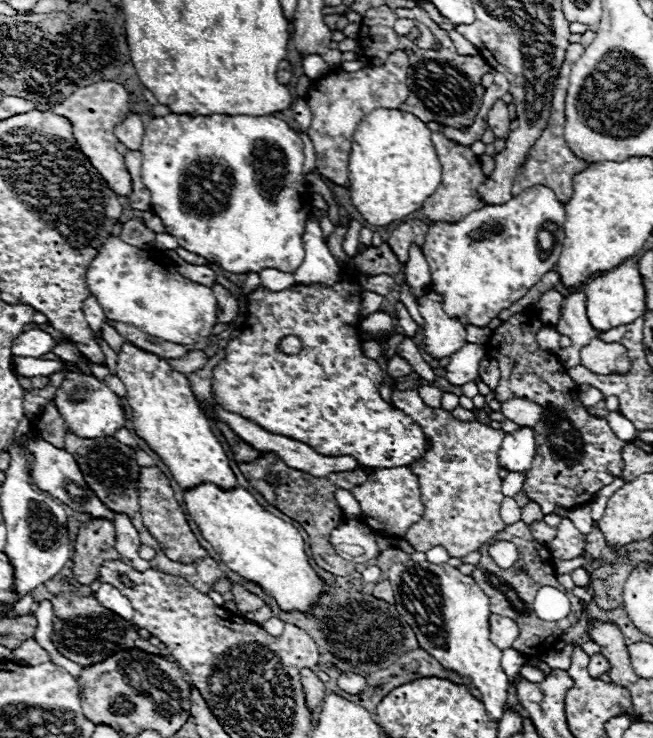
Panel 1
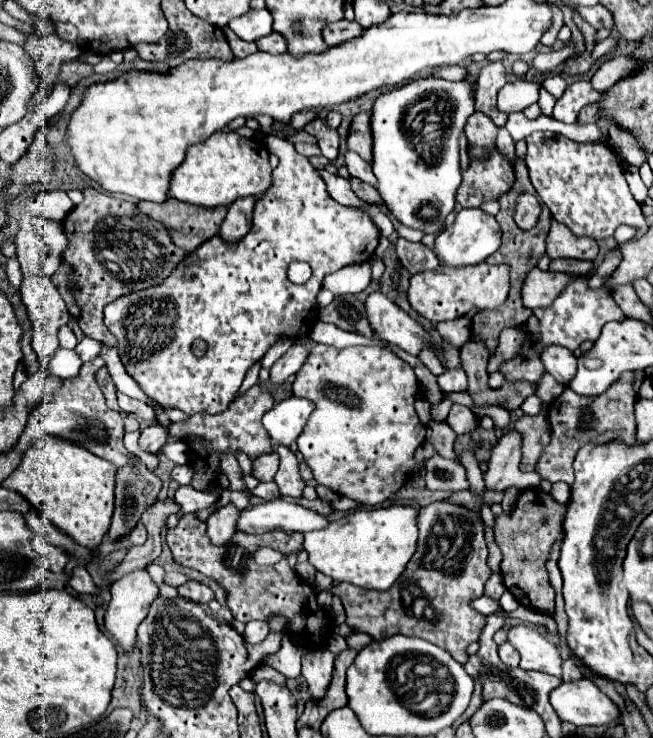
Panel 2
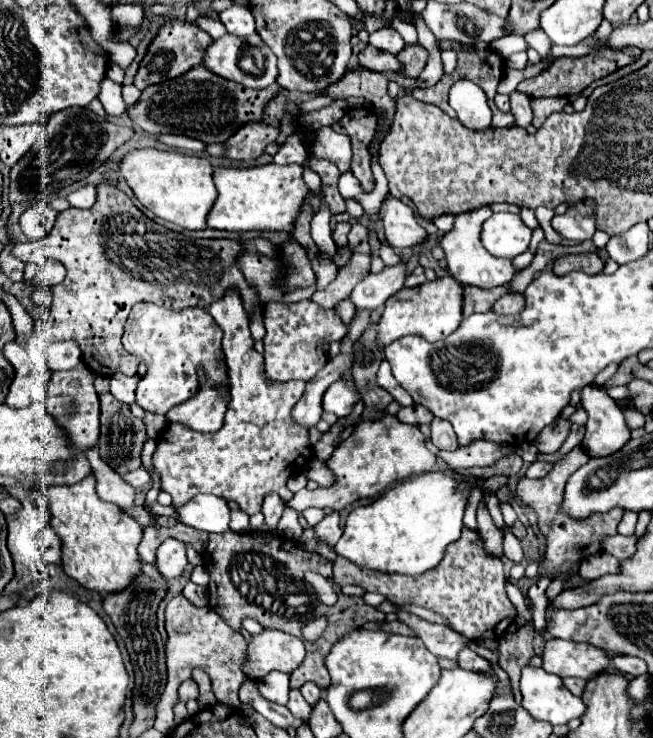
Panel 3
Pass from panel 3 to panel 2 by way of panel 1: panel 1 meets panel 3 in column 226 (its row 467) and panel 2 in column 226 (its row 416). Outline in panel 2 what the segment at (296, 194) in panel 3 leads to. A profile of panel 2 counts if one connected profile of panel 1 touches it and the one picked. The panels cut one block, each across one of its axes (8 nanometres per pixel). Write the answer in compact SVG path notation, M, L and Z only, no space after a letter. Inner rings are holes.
M214 132L206 142L188 148L184 164L172 174L170 194L180 202L204 208L230 206L238 198L262 196L272 184L268 156L262 140L248 140L236 132Z

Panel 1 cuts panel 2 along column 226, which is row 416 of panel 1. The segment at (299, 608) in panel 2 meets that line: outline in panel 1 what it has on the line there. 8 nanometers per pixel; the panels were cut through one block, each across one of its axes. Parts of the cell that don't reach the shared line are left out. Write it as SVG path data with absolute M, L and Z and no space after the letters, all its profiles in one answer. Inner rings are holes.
M534 312L516 314L508 318L500 328L492 332L484 350L488 358L498 360L500 384L496 388L496 400L506 402L510 398L524 398L544 408L542 418L534 426L536 456L524 492L530 500L538 502L544 514L556 508L582 506L594 498L598 490L612 484L624 470L622 448L626 440L620 440L608 426L606 416L590 416L578 400L578 384L568 376L566 368L552 354L536 344L536 332L544 324Z

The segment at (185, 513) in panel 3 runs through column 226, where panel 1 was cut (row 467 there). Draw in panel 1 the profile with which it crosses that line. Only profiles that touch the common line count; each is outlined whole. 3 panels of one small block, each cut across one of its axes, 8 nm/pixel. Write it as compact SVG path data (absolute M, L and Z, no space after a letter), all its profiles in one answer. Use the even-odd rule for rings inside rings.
M518 428L516 432L506 434L500 446L500 466L506 470L528 472L536 452L536 440L532 428Z

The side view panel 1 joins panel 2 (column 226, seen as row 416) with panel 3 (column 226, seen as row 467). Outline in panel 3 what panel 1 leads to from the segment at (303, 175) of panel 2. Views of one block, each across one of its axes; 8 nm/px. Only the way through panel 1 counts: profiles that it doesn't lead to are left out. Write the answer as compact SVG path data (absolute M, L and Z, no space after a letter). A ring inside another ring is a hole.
M148 302L136 304L122 336L124 350L146 364L146 376L142 376L136 388L136 402L144 410L166 414L170 408L190 400L200 390L200 372L218 396L226 396L230 392L230 384L220 340L222 328L204 308L184 308L176 312Z

